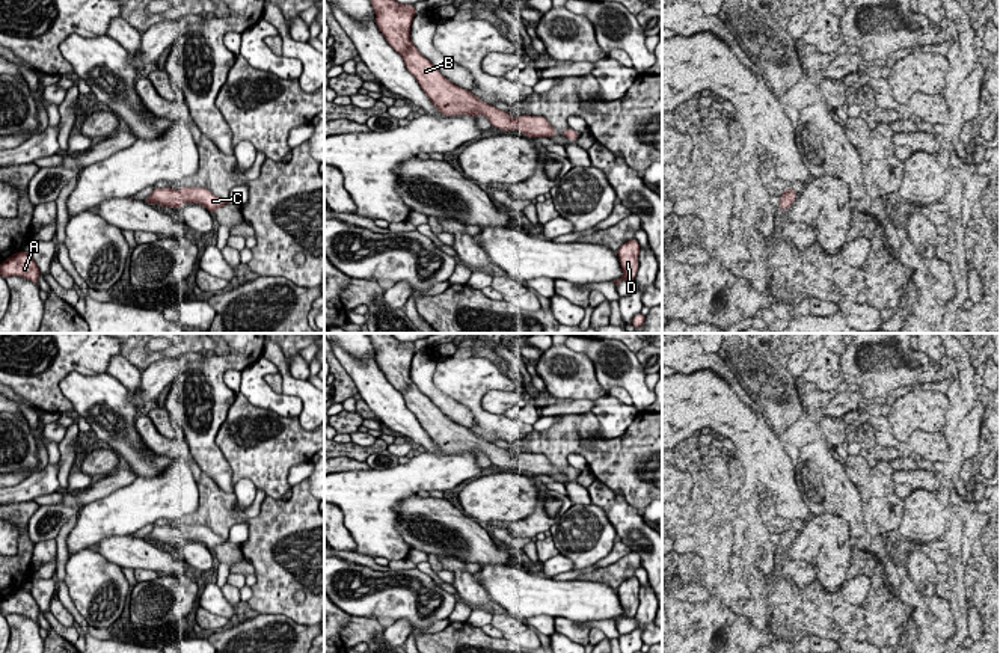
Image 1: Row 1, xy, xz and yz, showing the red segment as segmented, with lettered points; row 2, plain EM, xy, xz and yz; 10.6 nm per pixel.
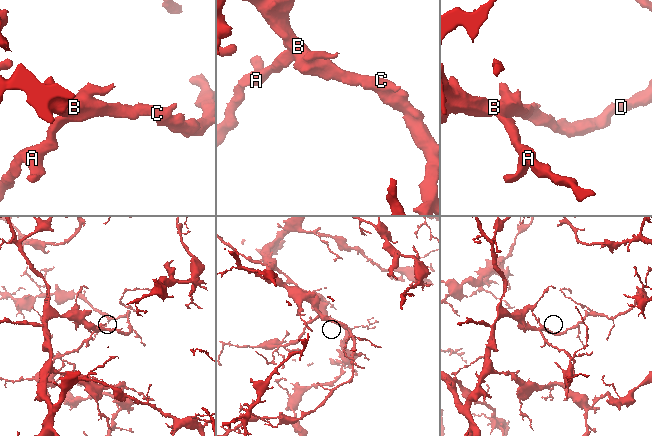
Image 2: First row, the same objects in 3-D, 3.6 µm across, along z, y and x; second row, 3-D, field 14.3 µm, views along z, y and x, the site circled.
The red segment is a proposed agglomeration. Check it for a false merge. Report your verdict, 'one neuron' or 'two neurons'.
one neuron

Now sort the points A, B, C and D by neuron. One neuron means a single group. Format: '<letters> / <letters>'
A B C D

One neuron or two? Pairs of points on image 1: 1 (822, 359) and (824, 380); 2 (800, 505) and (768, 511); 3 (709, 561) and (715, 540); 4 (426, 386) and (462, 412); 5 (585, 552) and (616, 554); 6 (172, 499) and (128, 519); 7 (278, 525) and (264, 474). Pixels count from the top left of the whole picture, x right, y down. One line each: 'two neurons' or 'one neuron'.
1: one neuron
2: two neurons
3: one neuron
4: one neuron
5: two neurons
6: one neuron
7: two neurons

